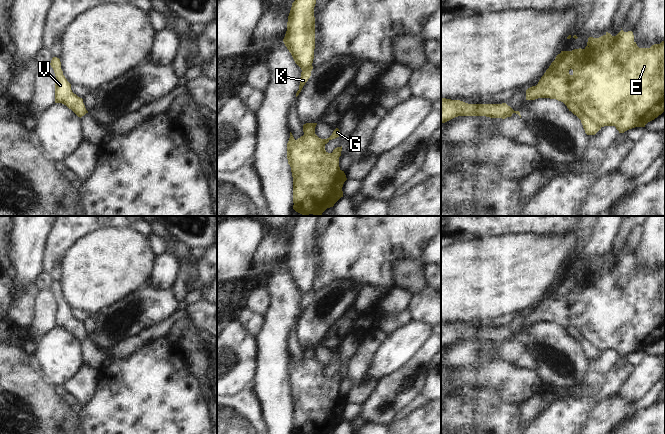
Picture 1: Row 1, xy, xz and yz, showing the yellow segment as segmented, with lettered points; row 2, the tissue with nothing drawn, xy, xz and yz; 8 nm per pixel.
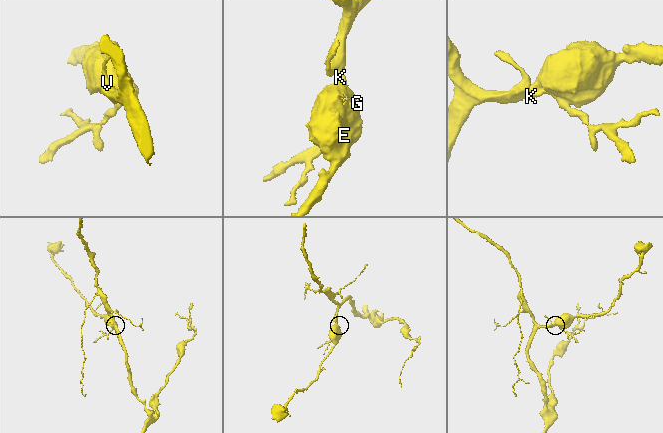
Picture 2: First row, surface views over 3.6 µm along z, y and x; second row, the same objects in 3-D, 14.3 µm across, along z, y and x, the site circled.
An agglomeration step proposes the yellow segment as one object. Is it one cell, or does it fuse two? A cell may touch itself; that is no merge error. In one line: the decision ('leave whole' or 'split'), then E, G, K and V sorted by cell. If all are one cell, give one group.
split | E G V / K

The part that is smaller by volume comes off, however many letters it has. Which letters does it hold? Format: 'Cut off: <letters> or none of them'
Cut off: K

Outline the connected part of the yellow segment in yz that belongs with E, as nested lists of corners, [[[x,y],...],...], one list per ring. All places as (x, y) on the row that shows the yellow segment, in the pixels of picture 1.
[[[621,30],[616,36],[606,32],[599,38],[589,37],[584,49],[561,51],[536,86],[526,90],[526,100],[550,98],[573,102],[600,127],[615,126],[619,133],[645,125],[665,111],[665,41],[650,48],[639,48],[632,31]]]

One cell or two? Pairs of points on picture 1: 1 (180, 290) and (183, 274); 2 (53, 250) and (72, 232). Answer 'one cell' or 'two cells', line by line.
1: one cell
2: one cell

